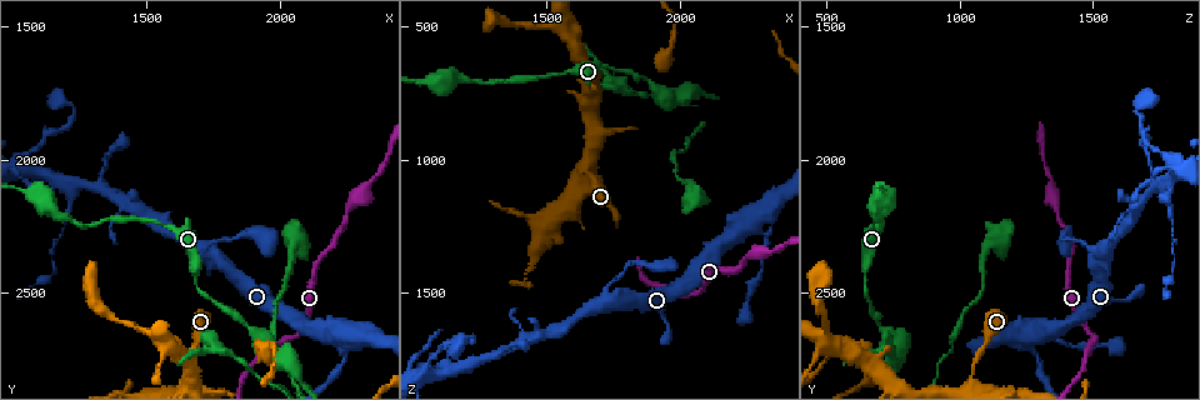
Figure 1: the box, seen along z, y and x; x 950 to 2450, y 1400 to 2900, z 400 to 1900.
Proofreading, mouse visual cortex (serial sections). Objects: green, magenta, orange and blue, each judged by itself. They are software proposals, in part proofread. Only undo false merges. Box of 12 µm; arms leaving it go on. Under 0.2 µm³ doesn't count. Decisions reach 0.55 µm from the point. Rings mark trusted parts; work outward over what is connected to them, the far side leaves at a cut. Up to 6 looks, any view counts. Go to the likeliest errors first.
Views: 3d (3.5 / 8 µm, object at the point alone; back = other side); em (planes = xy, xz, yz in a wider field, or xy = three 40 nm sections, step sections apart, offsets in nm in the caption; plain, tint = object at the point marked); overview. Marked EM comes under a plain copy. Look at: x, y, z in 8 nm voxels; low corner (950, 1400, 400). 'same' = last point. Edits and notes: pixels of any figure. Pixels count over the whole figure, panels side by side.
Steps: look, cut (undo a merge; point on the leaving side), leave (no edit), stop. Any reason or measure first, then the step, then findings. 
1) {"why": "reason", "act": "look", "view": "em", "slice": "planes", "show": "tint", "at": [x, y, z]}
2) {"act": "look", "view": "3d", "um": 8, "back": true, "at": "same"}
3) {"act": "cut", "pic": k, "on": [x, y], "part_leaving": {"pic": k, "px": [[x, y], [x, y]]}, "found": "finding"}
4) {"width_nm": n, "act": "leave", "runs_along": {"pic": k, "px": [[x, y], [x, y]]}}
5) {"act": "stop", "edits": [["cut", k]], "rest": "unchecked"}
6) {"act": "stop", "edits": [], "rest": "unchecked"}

{"why": "sudden change in width", "act": "look", "view": "3d", "um": 3.5, "at": [1540, 2680, 490]}

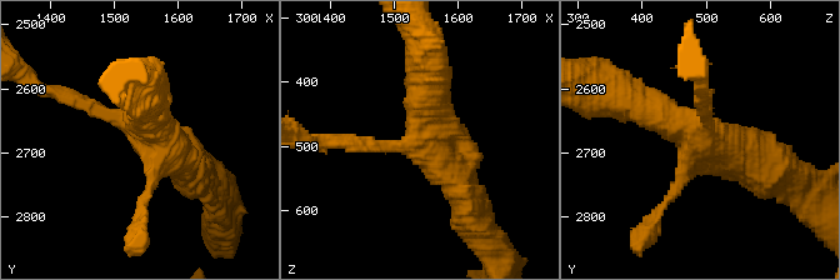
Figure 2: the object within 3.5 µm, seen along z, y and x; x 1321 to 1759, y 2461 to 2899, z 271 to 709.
{"why": "now the EM", "act": "look", "view": "em", "slice": "planes", "show": "tint", "at": [1545, 2665, 495]}

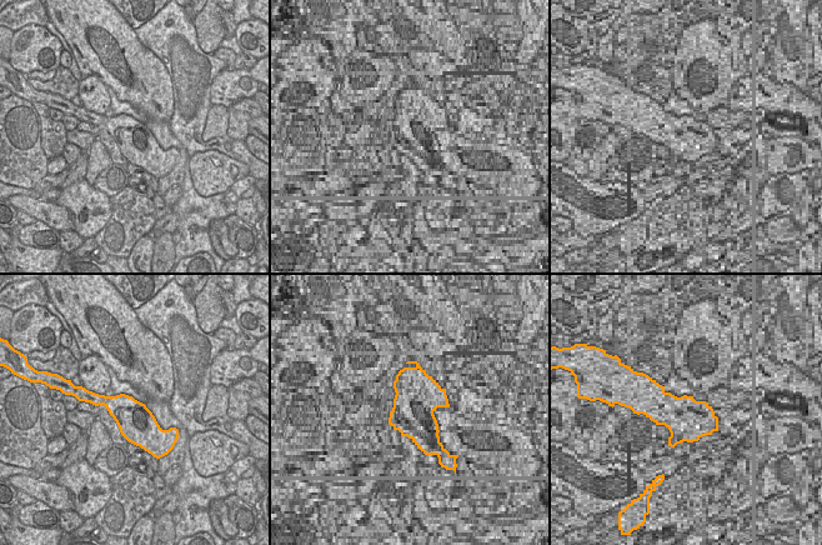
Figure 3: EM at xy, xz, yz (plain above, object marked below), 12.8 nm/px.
{"arms": 4, "arm_widths_nm": [150, 150, 450, 450], "act": "leave", "runs_along": {"pic": 2, "px": [[186, 163], [129, 121], [71, 98]]}, "found": "all the same cell"}

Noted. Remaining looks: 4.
{"why": "thick turns thin", "act": "look", "view": "3d", "um": 8, "at": [2250, 2680, 1250]}

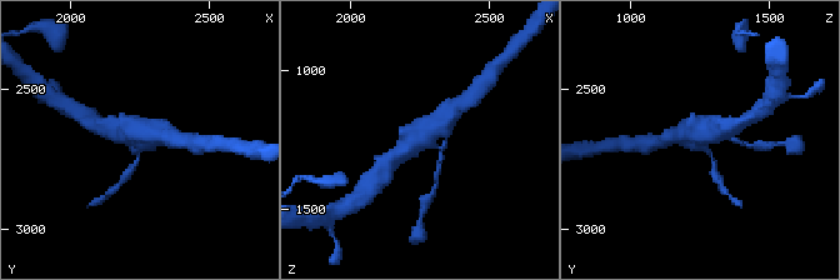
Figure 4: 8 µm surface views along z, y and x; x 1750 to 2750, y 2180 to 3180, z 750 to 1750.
{"act": "look", "view": "3d", "um": 3.5, "at": [2260, 2690, 1250]}

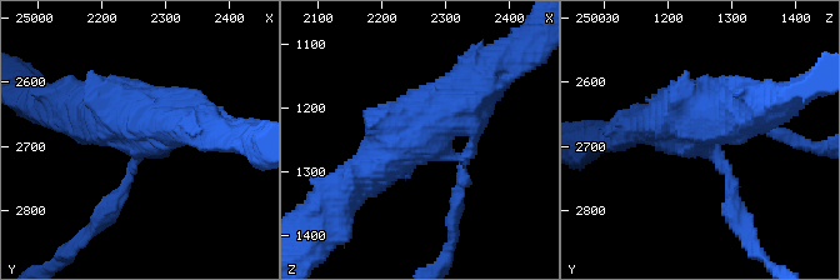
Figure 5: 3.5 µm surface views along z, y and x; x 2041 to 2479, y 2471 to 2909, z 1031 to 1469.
{"act": "look", "view": "em", "slice": "xy", "step": 1, "show": "tint", "at": [2255, 2685, 1255]}

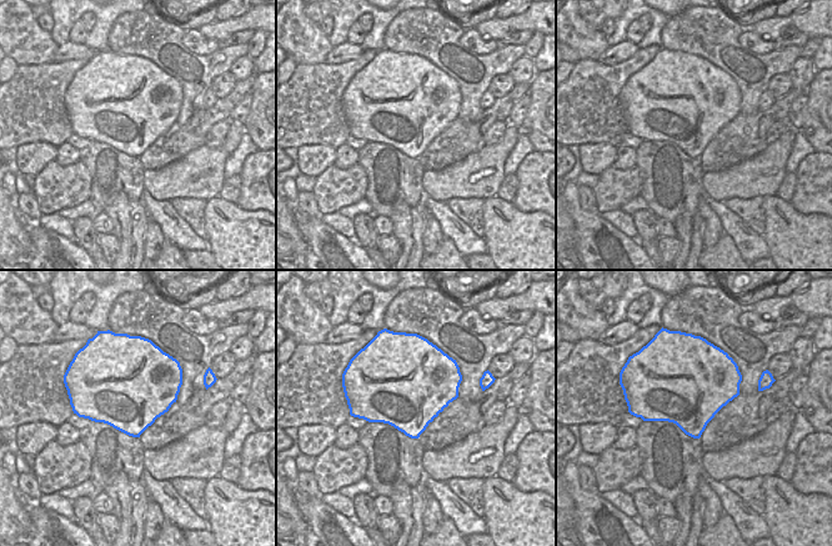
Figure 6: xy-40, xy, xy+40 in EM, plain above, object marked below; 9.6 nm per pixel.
{"act": "leave", "runs_along": {"pic": 5, "px": [[355, 183], [485, 74]]}, "found": "all the same cell"}

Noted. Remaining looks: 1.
{"act": "stop", "edits": [], "rest": "unchecked"}

